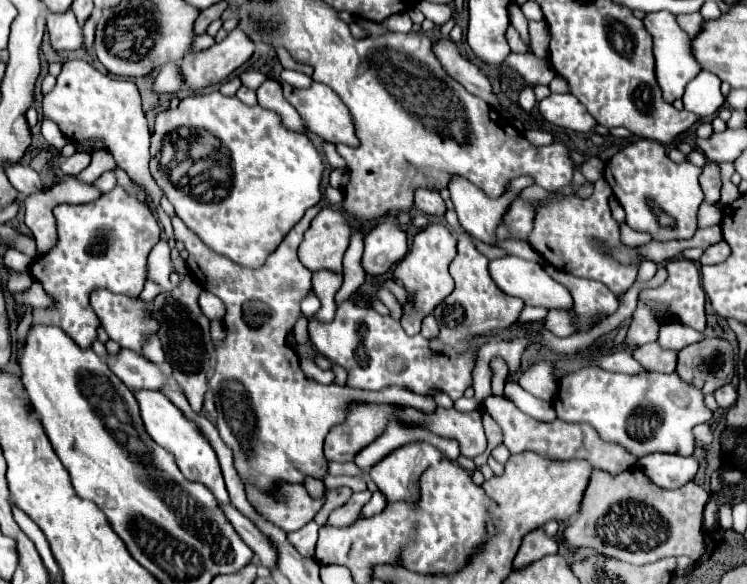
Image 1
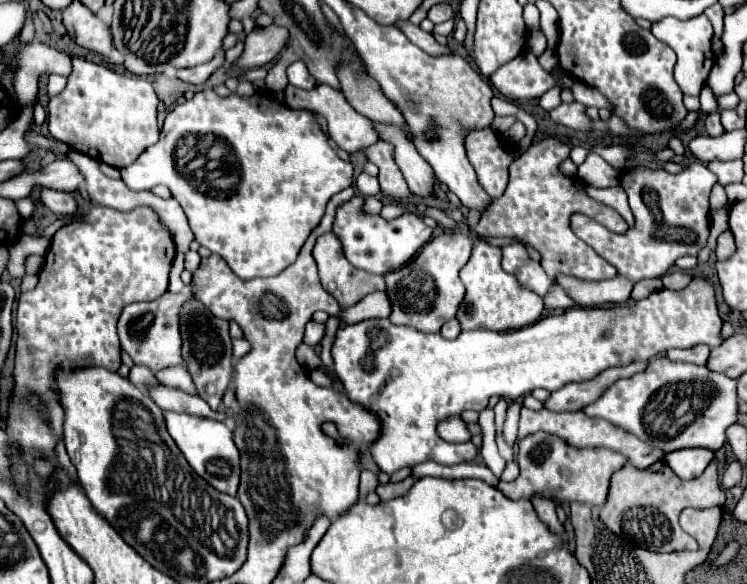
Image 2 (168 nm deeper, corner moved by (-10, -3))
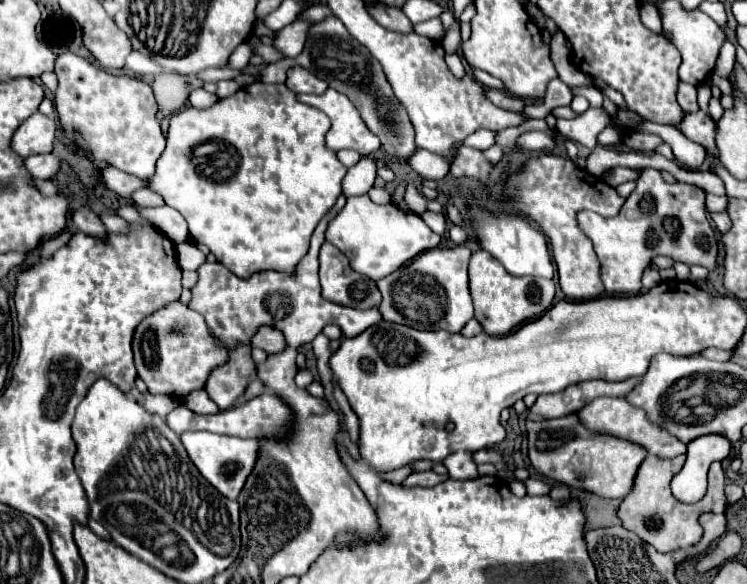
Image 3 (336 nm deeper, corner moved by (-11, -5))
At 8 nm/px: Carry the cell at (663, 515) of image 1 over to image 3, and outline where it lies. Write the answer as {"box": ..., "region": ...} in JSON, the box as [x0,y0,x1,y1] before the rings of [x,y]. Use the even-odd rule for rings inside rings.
{"box":[617,455,729,553],"region":[[[647,455],[635,475],[631,493],[621,501],[619,511],[617,511],[617,515],[623,521],[623,527],[627,531],[633,531],[645,543],[657,547],[657,551],[661,551],[661,553],[671,553],[677,549],[697,545],[703,535],[703,529],[697,523],[697,517],[705,511],[725,511],[725,507],[729,505],[727,497],[725,497],[725,471],[723,471],[721,463],[711,465],[709,487],[707,487],[707,493],[703,499],[699,499],[697,503],[689,503],[689,505],[677,501],[671,495],[669,483],[681,471],[683,461],[685,461],[685,455],[679,455],[675,459],[659,459],[659,457]]]}

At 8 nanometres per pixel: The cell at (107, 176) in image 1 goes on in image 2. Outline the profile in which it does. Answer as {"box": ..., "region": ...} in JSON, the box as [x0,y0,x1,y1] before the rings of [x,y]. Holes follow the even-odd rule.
{"box":[120,89,352,281],"region":[[[212,89],[198,91],[190,101],[186,101],[182,105],[176,105],[166,115],[166,121],[164,121],[164,127],[162,127],[162,133],[160,133],[160,141],[156,145],[148,147],[130,167],[120,169],[120,173],[122,173],[122,181],[130,189],[134,189],[134,191],[156,187],[156,183],[168,187],[170,193],[172,193],[172,197],[176,197],[176,201],[182,205],[186,217],[188,217],[188,223],[190,223],[190,227],[192,227],[192,231],[196,235],[196,241],[202,247],[208,247],[212,253],[220,255],[230,265],[230,269],[240,279],[246,279],[246,281],[254,279],[254,277],[272,277],[272,275],[278,275],[278,273],[282,273],[282,269],[286,269],[288,265],[292,265],[296,261],[302,245],[306,243],[308,235],[320,223],[320,219],[324,215],[324,209],[326,209],[326,203],[330,201],[330,197],[352,185],[352,165],[346,163],[346,161],[342,161],[336,155],[336,151],[328,143],[328,135],[322,131],[322,127],[318,125],[316,117],[310,111],[296,111],[296,109],[290,109],[290,107],[278,103],[276,97],[272,93],[268,93],[268,91],[256,91],[250,97],[240,97],[238,93],[230,93],[228,97],[218,97]],[[204,125],[206,125],[206,131],[202,131]],[[212,147],[218,147],[220,153],[214,153]],[[208,153],[210,153],[210,157],[208,157]]]}

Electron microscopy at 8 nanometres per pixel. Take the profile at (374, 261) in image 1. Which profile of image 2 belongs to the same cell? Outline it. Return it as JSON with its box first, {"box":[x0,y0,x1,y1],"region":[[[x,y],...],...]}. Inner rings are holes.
{"box":[332,195,432,275],"region":[[[358,195],[352,197],[350,201],[342,203],[336,209],[336,217],[334,217],[334,225],[332,225],[334,235],[342,243],[346,259],[358,269],[364,269],[374,275],[386,275],[390,271],[396,271],[408,259],[412,259],[414,253],[424,243],[428,243],[432,237],[432,229],[418,215],[402,215],[398,219],[386,221],[382,215],[364,213],[362,205],[364,205],[364,199]]]}

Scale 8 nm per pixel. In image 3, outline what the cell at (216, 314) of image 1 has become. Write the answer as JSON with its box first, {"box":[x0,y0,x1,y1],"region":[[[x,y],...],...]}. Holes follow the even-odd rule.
{"box":[251,327,285,353],"region":[[[261,327],[257,331],[257,335],[253,335],[251,339],[251,347],[259,347],[267,353],[279,353],[285,345],[285,339],[283,339],[283,333],[275,327]]]}

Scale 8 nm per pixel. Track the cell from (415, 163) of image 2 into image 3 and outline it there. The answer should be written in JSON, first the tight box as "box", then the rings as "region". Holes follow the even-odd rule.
{"box":[261,15,417,161],"region":[[[329,15],[319,23],[311,23],[303,51],[295,59],[287,57],[287,59],[269,63],[261,71],[261,81],[263,83],[285,83],[285,73],[293,65],[307,67],[319,79],[327,81],[329,87],[347,95],[351,99],[351,103],[355,105],[355,109],[359,111],[365,125],[369,127],[369,131],[381,139],[381,147],[385,149],[387,155],[407,161],[417,151],[413,125],[411,125],[407,113],[403,111],[401,103],[395,99],[379,61],[373,59],[371,53],[357,39],[353,39],[347,33],[345,25],[335,15]]]}

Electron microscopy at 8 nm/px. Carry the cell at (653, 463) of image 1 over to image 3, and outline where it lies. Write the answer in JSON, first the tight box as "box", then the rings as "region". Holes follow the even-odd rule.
{"box":[671,435,731,503],"region":[[[705,435],[687,445],[687,461],[683,469],[673,477],[671,491],[683,501],[691,503],[705,495],[707,469],[713,461],[723,461],[731,451],[731,443],[719,435]]]}

